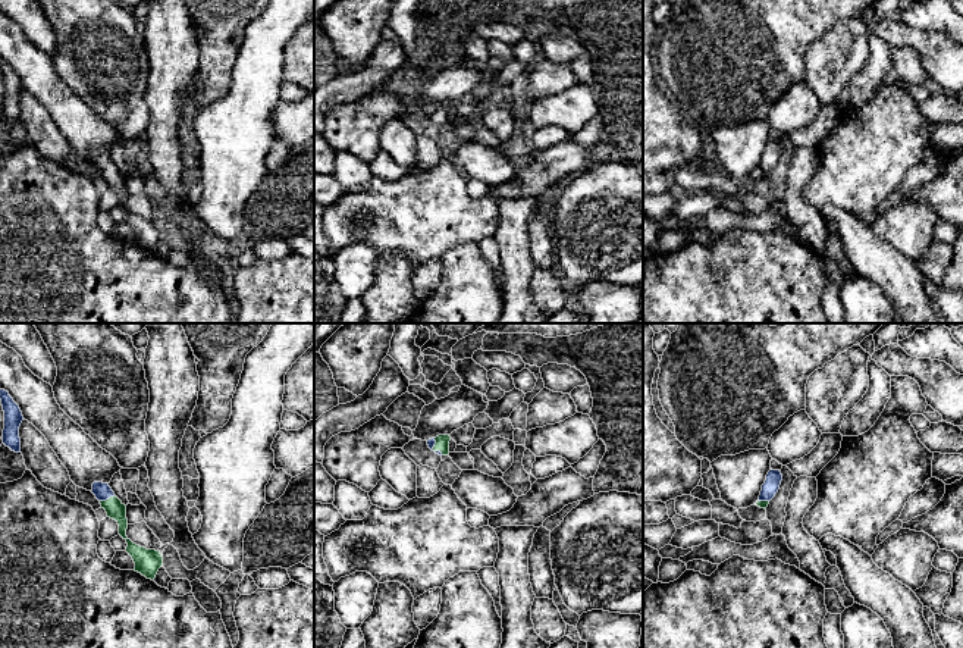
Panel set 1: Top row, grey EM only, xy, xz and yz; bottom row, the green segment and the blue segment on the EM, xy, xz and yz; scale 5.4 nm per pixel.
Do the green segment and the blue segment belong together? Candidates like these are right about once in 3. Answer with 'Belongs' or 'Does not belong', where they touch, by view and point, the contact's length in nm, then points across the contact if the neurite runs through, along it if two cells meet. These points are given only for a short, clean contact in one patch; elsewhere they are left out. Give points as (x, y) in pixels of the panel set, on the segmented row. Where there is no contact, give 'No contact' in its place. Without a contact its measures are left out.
Belongs. Touches green at xy (109, 498). Shared border 90 nm. Path across: xy (115, 509), (109, 498), (102, 491)

